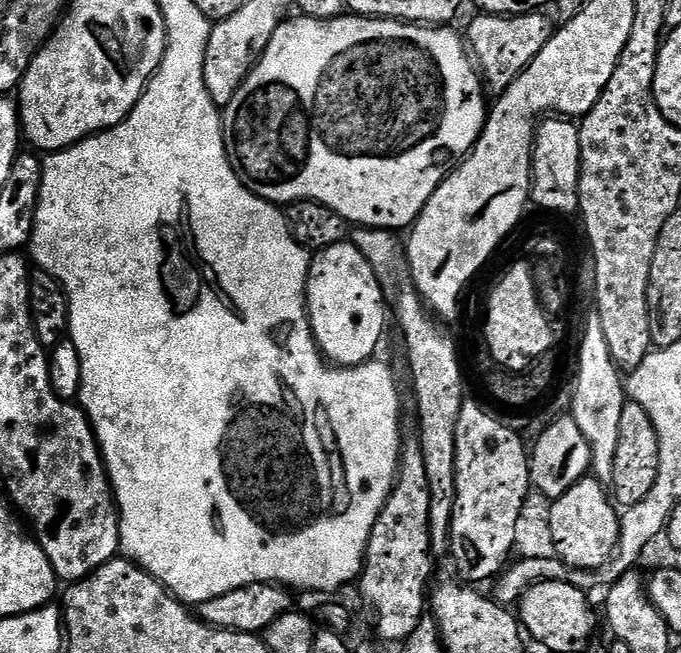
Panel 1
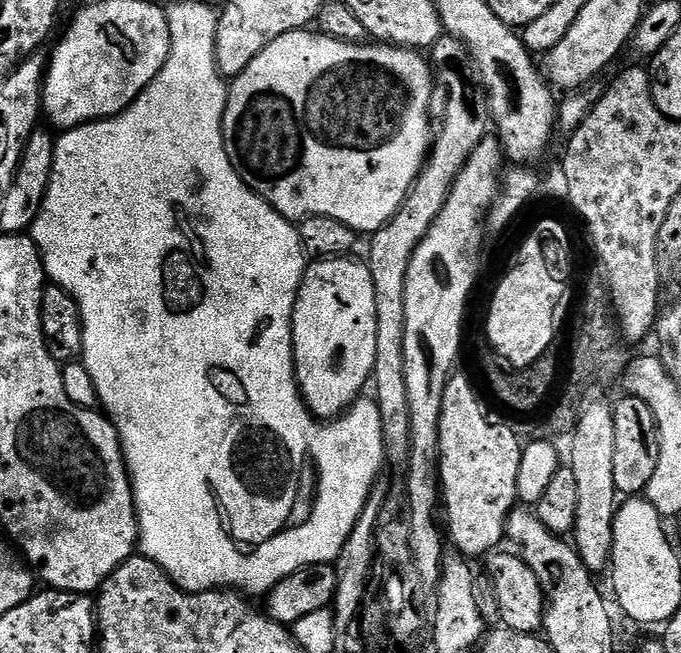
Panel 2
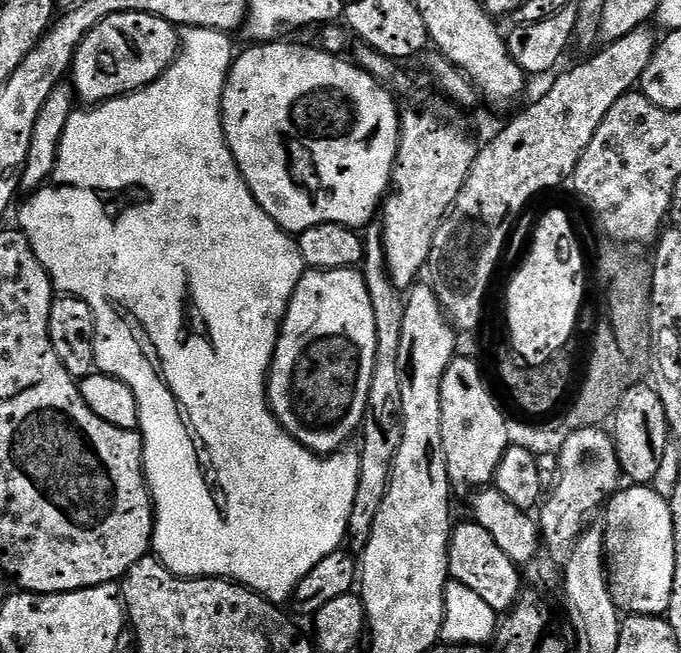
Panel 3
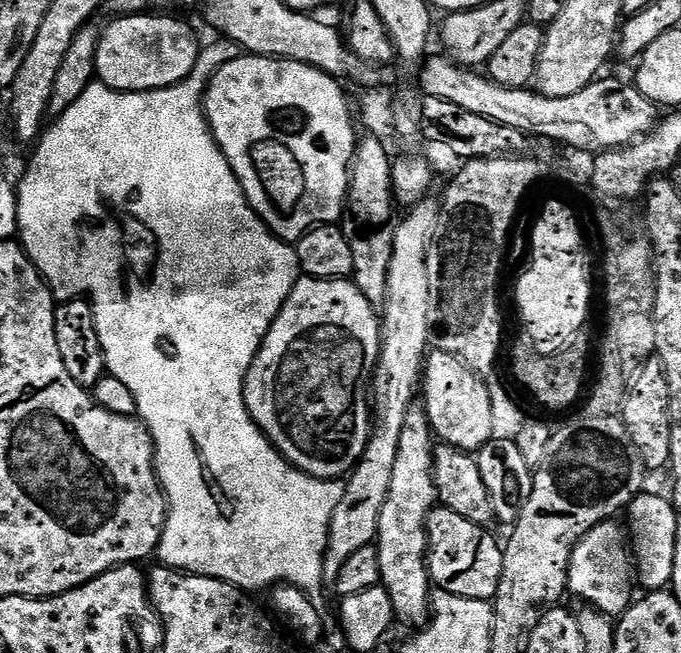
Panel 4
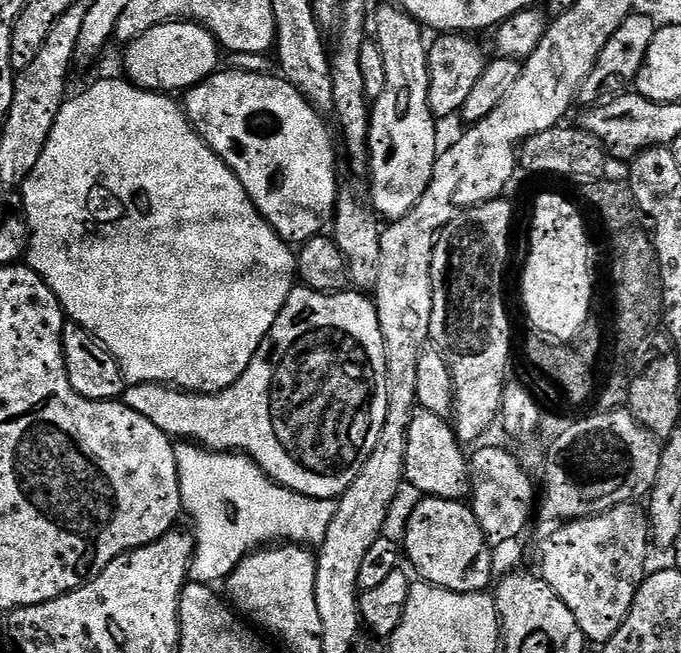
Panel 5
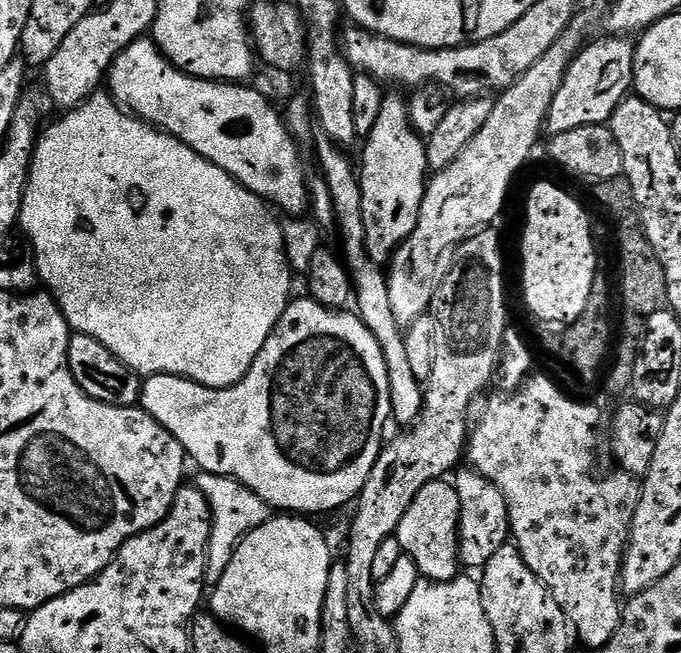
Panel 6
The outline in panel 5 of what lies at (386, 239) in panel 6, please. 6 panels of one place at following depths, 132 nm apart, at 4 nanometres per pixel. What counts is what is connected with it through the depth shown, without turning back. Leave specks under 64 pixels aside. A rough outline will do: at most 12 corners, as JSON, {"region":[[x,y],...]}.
{"region":[[395,3],[374,12],[386,86],[372,104],[370,204],[388,222],[434,174],[428,44]]}

